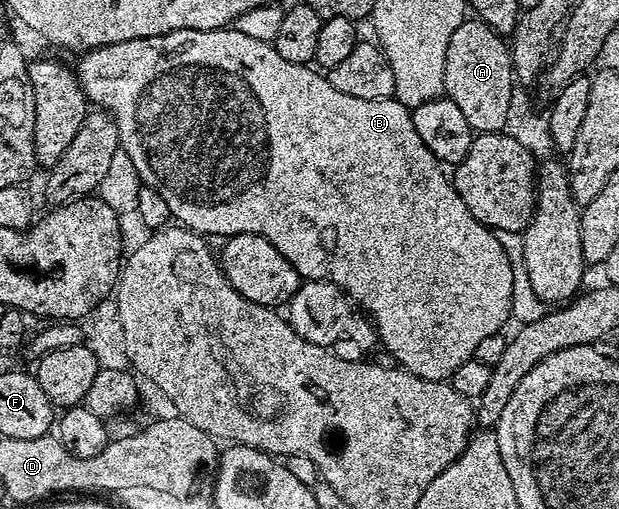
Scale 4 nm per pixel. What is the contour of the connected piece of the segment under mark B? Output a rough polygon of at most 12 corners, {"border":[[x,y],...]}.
{"border":[[235,28],[75,73],[170,215],[452,379],[512,268],[396,98]]}

